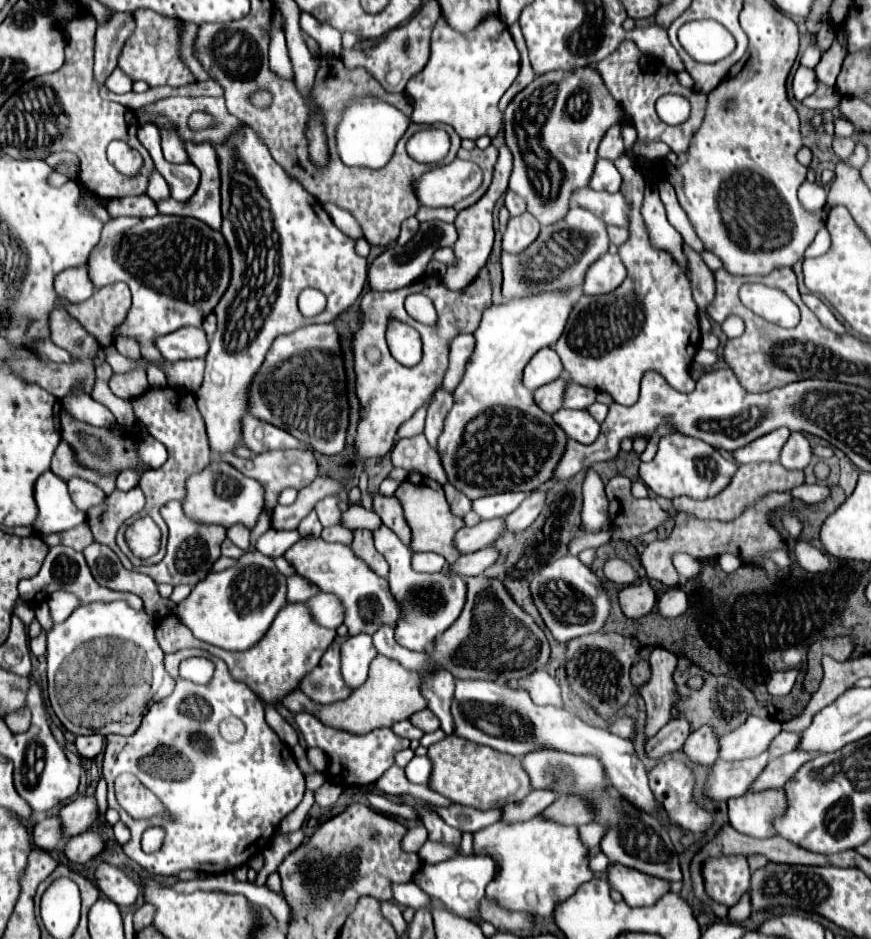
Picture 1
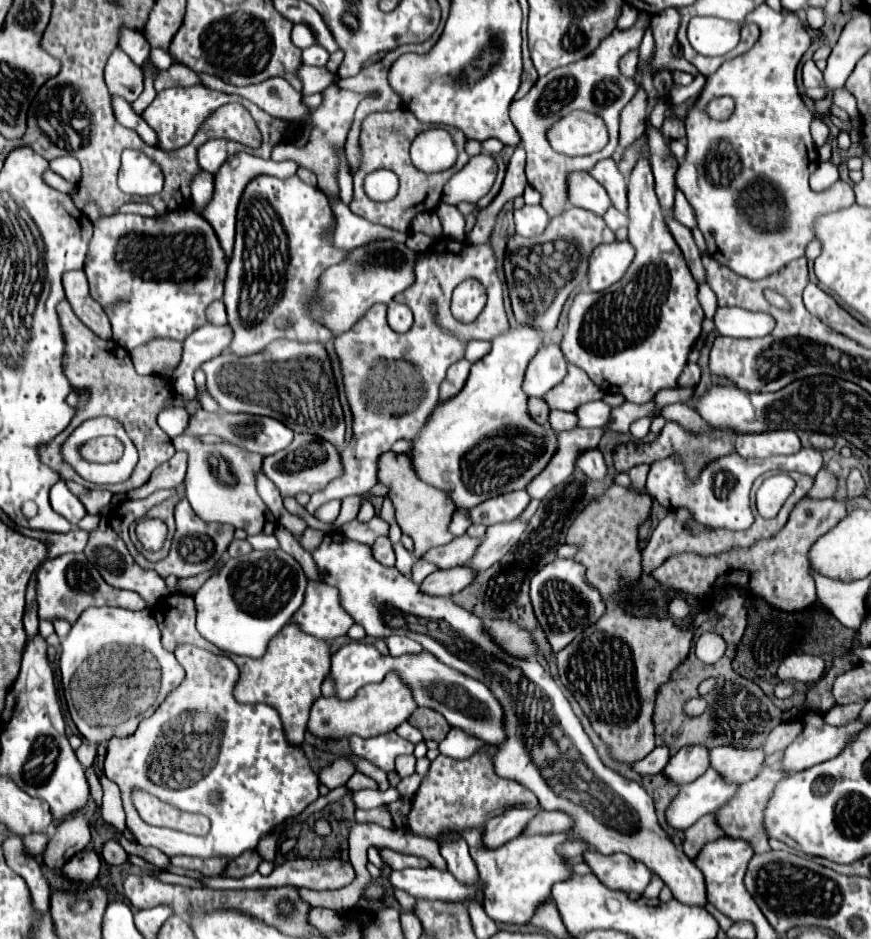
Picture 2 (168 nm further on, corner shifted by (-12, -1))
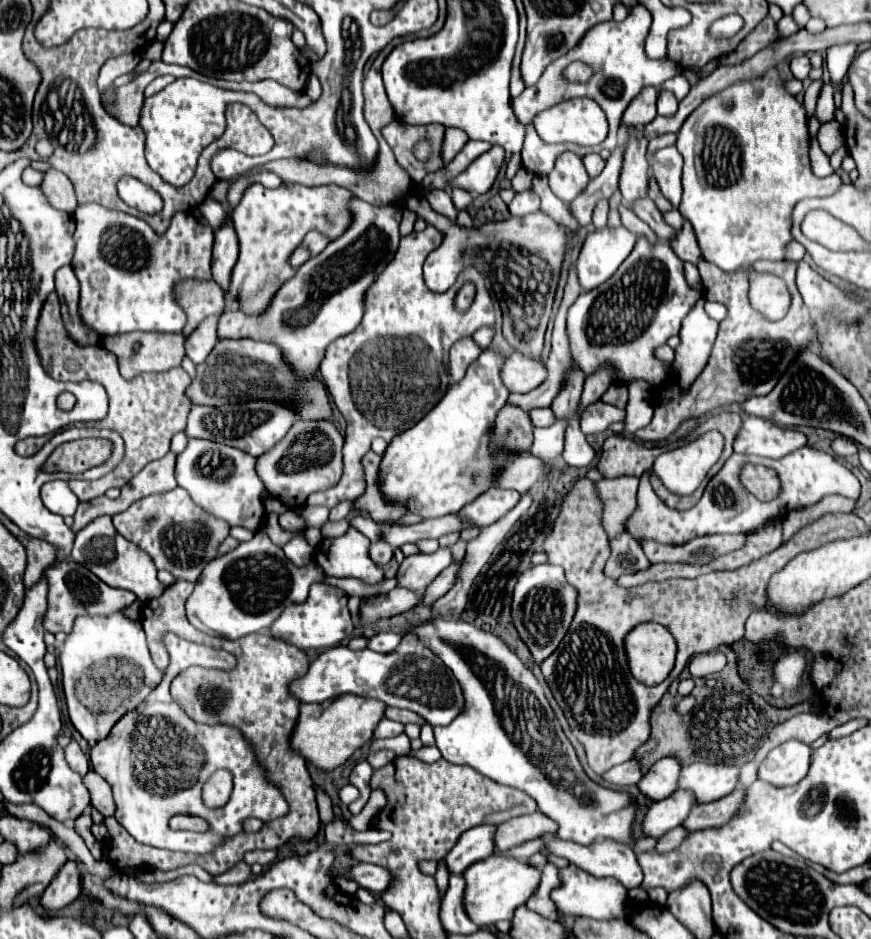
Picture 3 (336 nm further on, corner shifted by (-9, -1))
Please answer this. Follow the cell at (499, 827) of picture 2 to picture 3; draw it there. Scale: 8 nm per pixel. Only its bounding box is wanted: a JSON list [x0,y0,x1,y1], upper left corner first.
[443,824,495,874]

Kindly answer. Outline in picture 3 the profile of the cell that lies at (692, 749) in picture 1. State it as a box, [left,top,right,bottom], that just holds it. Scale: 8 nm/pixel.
[637,758,681,802]

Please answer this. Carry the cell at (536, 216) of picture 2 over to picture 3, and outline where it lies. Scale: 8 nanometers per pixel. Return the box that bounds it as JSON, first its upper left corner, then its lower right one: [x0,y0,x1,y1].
[509,190,539,216]

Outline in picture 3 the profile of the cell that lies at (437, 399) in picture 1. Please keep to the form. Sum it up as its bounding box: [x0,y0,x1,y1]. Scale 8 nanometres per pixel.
[449,336,483,382]

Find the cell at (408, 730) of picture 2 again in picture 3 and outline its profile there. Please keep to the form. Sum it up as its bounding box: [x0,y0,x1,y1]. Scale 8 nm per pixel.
[373,718,405,740]

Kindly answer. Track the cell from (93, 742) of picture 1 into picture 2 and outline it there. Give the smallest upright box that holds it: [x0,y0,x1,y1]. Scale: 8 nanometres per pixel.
[76,742,98,766]

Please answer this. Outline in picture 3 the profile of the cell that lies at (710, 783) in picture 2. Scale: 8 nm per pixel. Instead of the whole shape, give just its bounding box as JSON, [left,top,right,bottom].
[641,790,695,838]

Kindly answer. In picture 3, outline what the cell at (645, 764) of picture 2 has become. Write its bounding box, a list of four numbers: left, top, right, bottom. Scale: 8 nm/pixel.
[601,760,641,786]

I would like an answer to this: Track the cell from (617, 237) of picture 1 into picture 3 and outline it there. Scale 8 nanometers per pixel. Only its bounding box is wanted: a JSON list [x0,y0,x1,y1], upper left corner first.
[593,200,609,228]

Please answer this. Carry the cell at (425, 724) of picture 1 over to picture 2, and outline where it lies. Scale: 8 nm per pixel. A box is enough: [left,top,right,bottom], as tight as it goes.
[408,708,452,742]

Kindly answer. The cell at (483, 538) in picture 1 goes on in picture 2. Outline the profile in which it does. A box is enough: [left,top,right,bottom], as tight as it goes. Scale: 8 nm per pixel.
[424,534,482,570]

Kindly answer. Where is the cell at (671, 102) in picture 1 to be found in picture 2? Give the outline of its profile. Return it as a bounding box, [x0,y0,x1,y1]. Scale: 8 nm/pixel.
[676,4,854,280]

